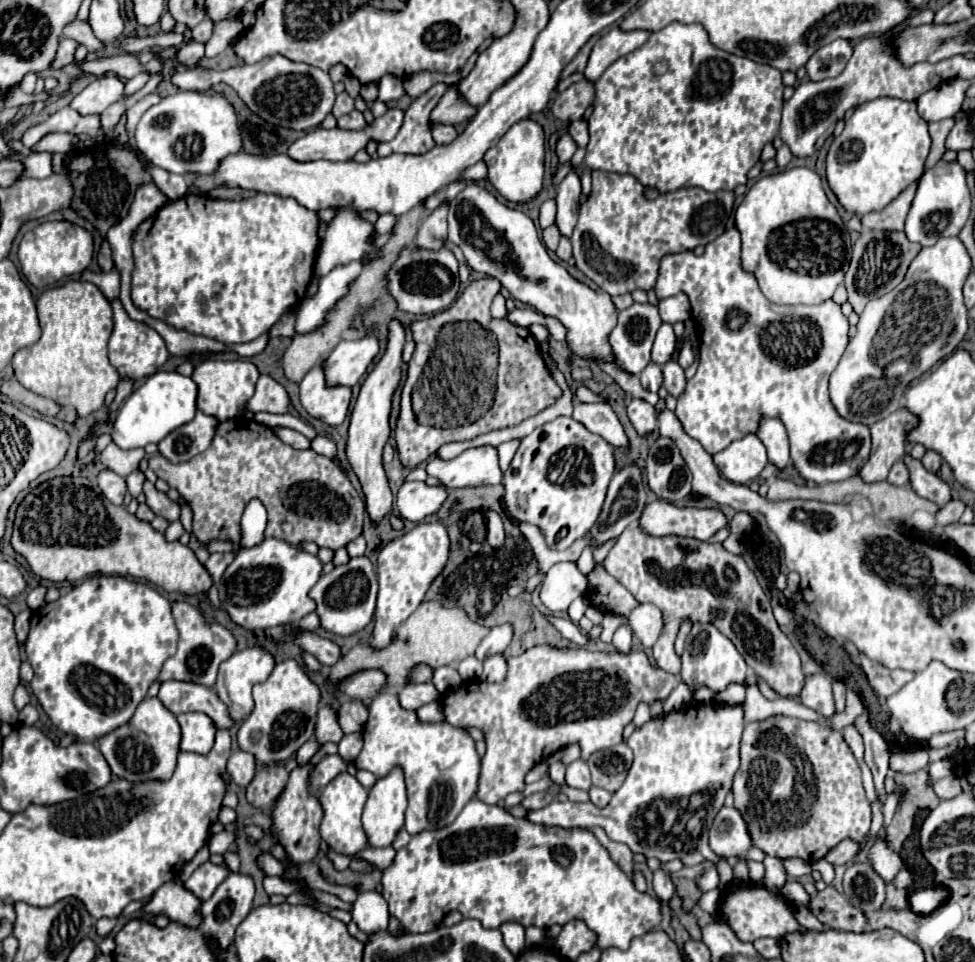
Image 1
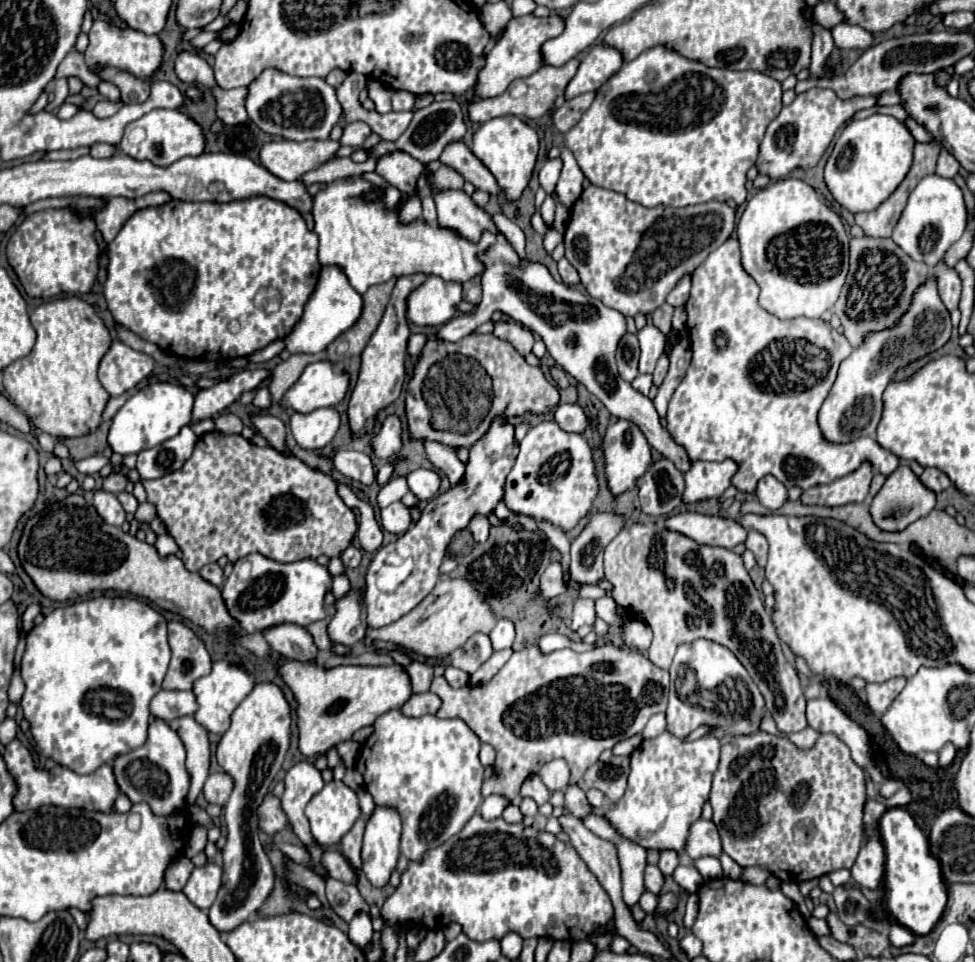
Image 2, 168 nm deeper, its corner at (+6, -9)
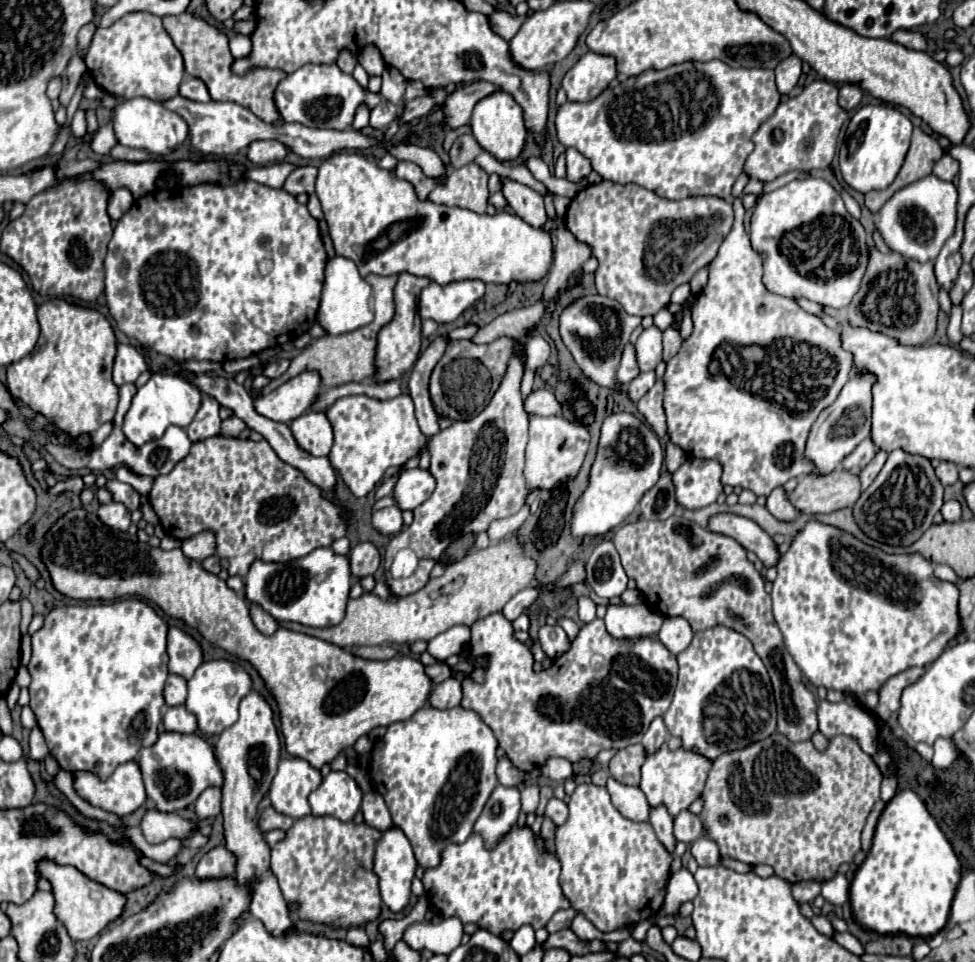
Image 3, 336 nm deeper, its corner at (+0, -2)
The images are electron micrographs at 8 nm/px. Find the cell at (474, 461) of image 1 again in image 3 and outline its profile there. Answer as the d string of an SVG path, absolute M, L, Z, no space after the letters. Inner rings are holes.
M404 470L392 490L392 498L400 510L414 510L430 498L434 486L436 482L428 470Z

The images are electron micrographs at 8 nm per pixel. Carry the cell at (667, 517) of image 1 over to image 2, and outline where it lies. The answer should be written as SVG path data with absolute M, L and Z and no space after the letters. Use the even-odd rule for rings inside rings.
M678 513L664 519L666 529L682 533L700 545L714 545L732 549L746 539L746 529L732 519L702 515L702 513Z

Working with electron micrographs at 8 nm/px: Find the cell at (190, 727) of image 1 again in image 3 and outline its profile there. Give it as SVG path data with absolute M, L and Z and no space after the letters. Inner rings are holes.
M168 706L162 716L162 726L166 732L194 734L198 730L196 718L184 706Z

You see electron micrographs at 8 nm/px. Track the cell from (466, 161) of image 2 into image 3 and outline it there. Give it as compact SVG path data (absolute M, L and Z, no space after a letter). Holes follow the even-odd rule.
M502 178L502 192L508 200L508 206L524 220L528 222L530 226L534 228L542 228L546 224L546 210L544 210L544 200L538 192L530 190L528 186L524 184L518 184L518 182L512 182L512 180L506 180Z

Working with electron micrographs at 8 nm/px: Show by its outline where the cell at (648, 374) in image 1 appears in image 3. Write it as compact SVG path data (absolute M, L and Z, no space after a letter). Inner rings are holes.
M652 370L638 374L638 376L626 386L626 396L628 396L628 400L638 402L638 400L654 386L654 382L656 382L656 374L654 374Z

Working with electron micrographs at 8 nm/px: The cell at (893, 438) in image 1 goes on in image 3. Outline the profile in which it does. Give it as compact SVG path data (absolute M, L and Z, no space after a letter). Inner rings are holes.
M836 470L828 476L808 474L788 494L792 506L802 514L830 514L850 508L860 496L860 480L854 472Z

